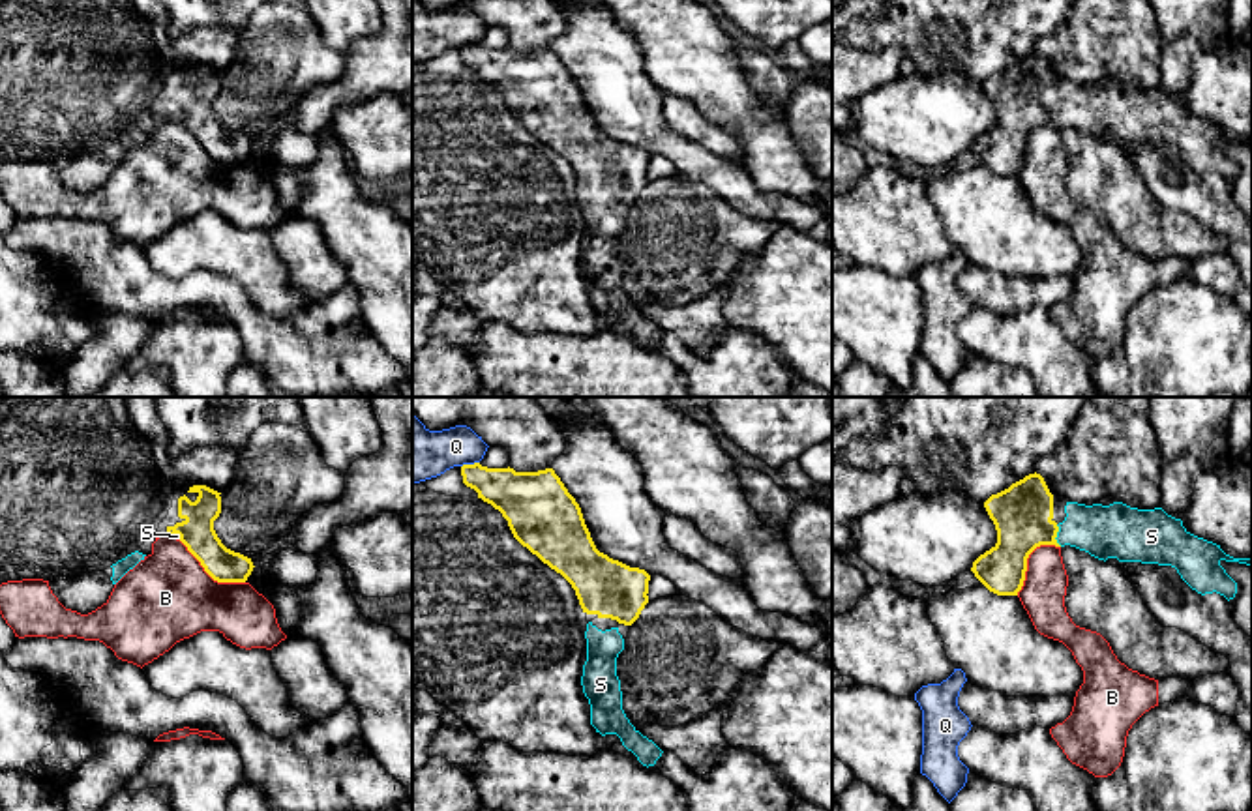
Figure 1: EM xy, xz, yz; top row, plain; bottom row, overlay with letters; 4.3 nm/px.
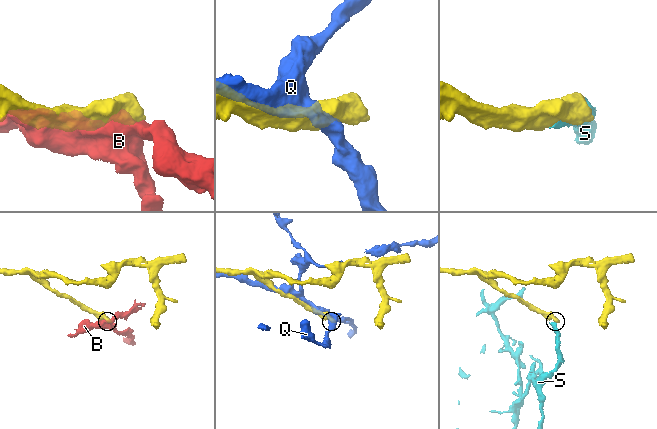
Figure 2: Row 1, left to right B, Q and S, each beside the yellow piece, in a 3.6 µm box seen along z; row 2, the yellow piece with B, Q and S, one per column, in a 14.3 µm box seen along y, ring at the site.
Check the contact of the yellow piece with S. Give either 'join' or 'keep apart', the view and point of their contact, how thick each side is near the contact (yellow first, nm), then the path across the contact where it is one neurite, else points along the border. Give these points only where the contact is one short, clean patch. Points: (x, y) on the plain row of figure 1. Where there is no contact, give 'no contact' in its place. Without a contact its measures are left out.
join | yz (1056, 117) | 260/220 nm | across yz (1022, 94), (1037, 109), (1056, 117), (1073, 111), (1114, 111)

